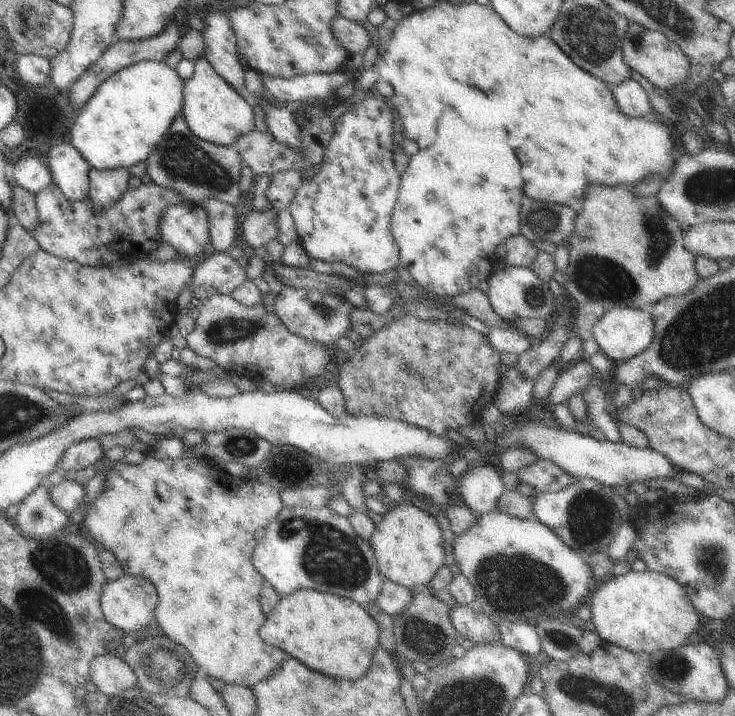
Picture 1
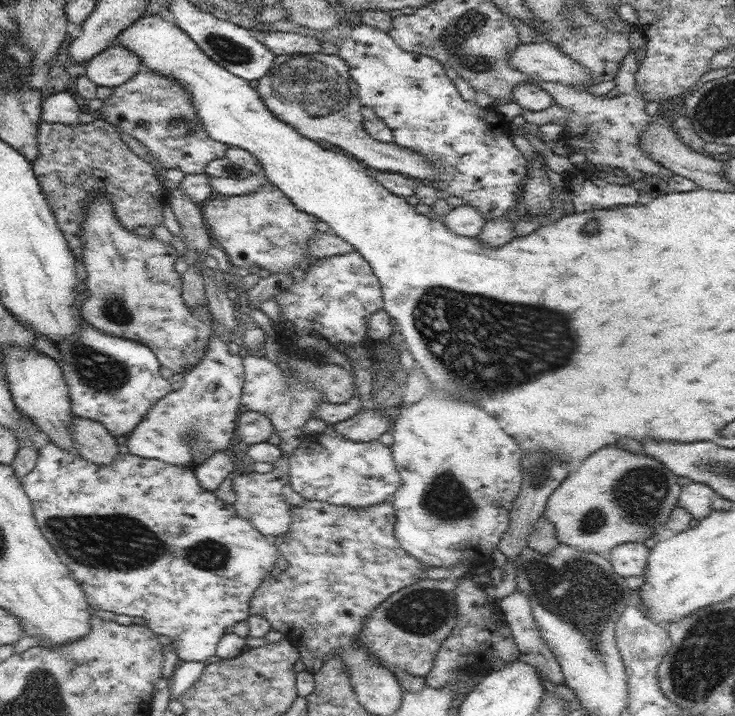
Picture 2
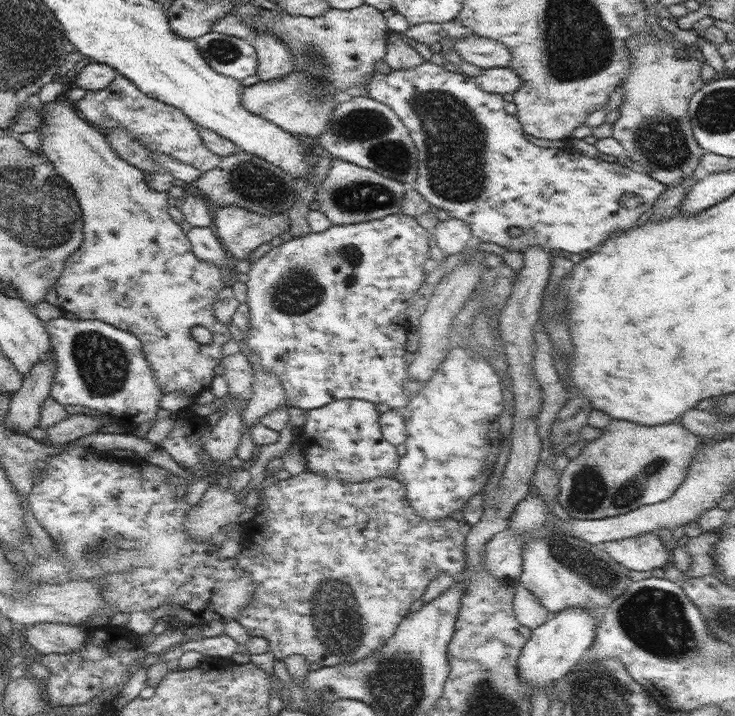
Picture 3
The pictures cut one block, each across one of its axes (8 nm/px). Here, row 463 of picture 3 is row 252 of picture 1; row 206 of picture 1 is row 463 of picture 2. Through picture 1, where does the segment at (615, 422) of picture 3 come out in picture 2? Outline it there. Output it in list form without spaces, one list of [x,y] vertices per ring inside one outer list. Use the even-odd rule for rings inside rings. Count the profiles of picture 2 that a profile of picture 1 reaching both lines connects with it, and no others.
[[[614,446],[600,448],[584,459],[576,472],[549,496],[544,516],[556,527],[558,542],[588,554],[607,554],[622,543],[643,543],[665,528],[681,493],[678,475],[666,468],[659,460],[646,453],[633,453]]]

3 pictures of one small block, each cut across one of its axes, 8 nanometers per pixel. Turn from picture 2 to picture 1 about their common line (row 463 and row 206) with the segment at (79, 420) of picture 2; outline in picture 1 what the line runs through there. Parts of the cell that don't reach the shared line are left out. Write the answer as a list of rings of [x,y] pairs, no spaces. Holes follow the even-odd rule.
[[[126,168],[92,169],[89,172],[90,190],[87,198],[92,200],[98,212],[104,208],[110,208],[129,188],[130,177]]]

